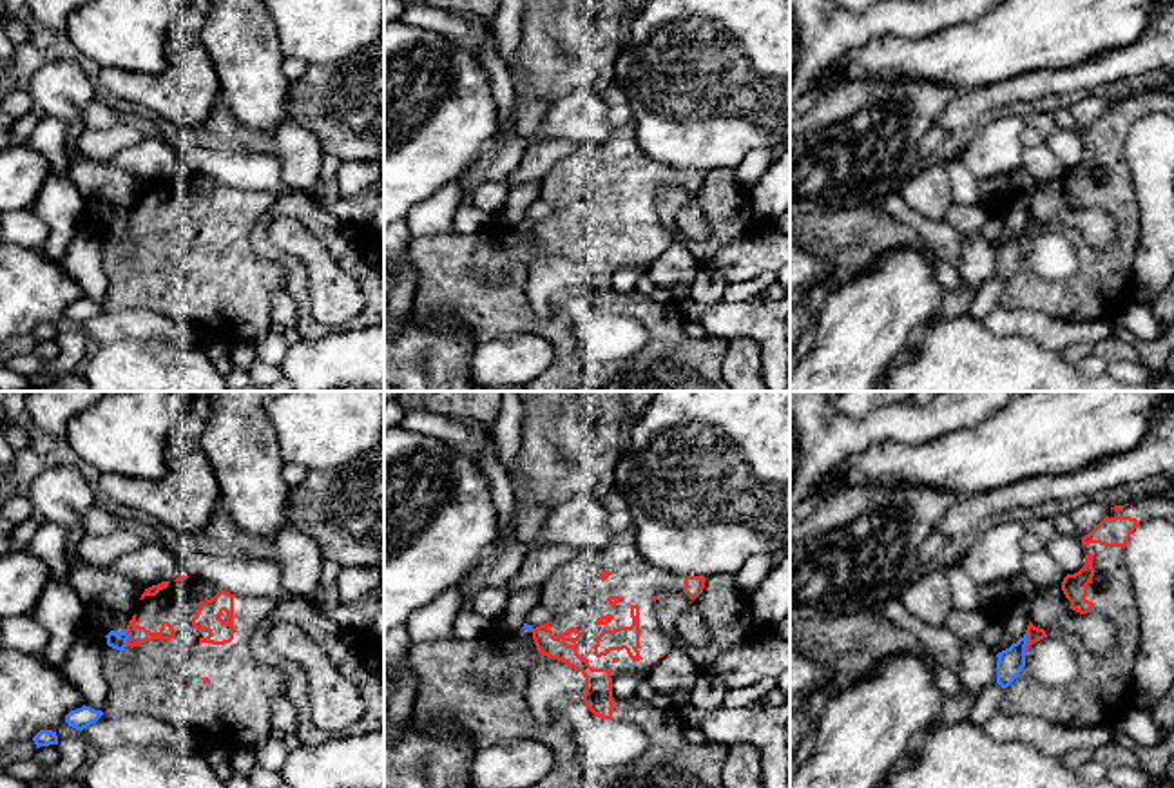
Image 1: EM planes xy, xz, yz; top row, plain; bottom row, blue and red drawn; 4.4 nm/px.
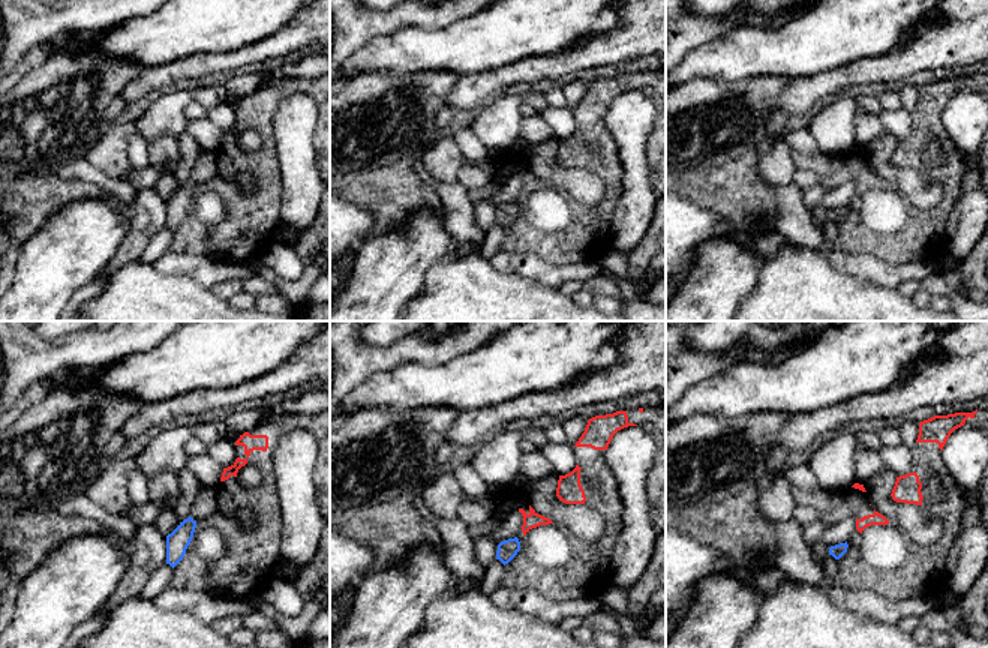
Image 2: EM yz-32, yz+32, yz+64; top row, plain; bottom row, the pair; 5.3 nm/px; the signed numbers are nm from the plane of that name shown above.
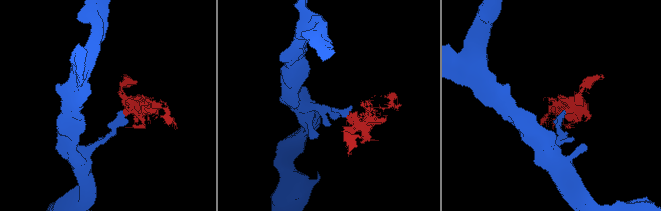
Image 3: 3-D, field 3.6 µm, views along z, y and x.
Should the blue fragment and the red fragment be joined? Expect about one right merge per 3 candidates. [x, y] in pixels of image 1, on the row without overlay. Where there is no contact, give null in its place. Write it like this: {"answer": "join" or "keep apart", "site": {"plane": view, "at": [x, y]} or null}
{"answer": "keep apart", "site": {"plane": "yz", "at": [1026, 238]}}

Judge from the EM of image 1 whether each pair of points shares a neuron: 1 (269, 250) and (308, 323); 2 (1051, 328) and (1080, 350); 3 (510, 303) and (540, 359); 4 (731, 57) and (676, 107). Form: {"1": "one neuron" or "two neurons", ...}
{"1": "one neuron", "2": "two neurons", "3": "two neurons", "4": "one neuron"}

